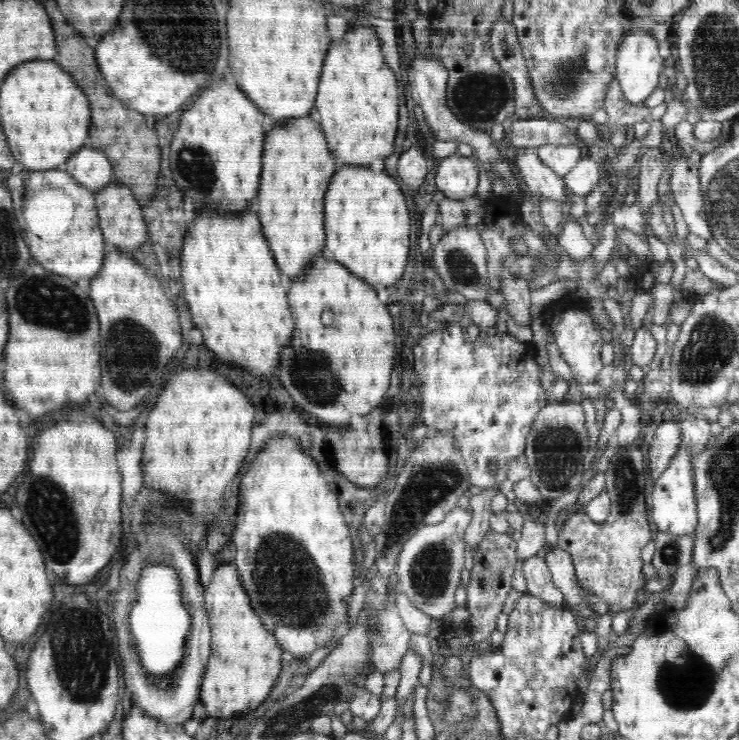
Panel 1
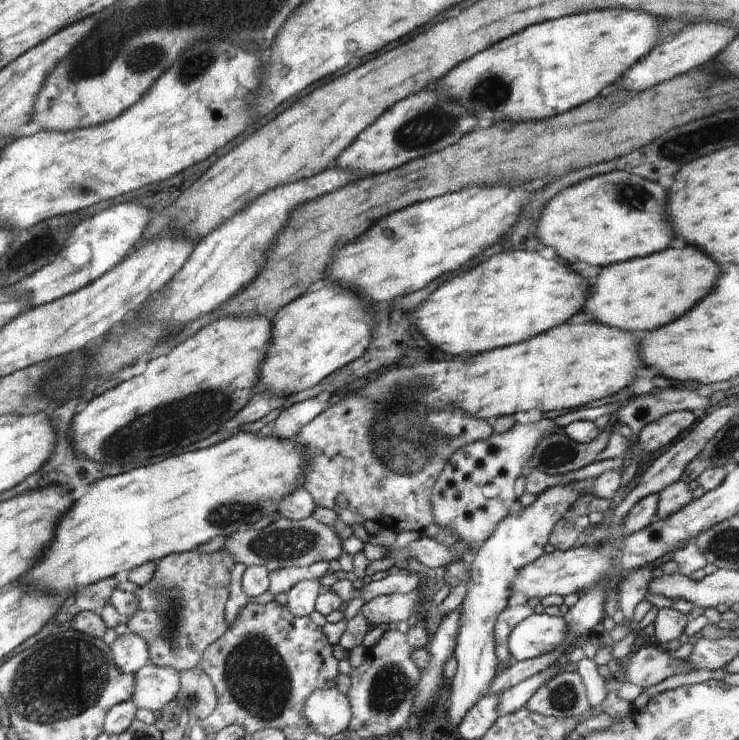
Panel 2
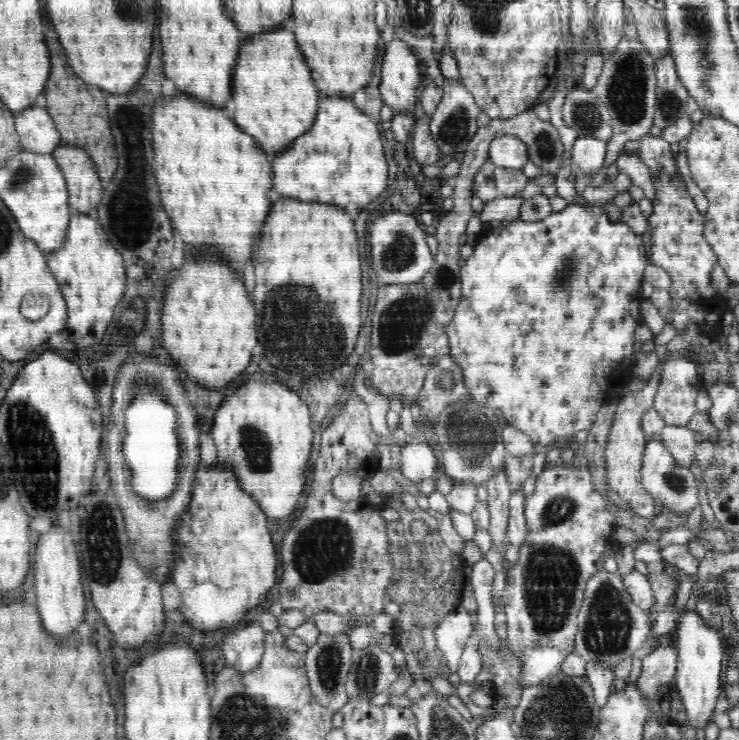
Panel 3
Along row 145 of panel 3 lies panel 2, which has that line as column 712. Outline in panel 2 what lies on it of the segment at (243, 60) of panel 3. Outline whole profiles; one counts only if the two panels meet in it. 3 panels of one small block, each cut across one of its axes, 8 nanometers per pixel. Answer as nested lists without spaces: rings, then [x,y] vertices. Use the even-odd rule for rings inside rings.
[[[688,245],[686,248],[674,250],[668,247],[652,254],[652,256],[646,256],[646,258],[626,260],[602,268],[600,274],[591,279],[591,286],[588,296],[586,296],[586,310],[600,324],[618,326],[618,328],[624,328],[624,330],[650,332],[650,330],[666,326],[686,312],[690,312],[697,302],[700,302],[704,296],[708,296],[712,292],[718,278],[720,278],[721,270],[722,267],[699,248]]]

